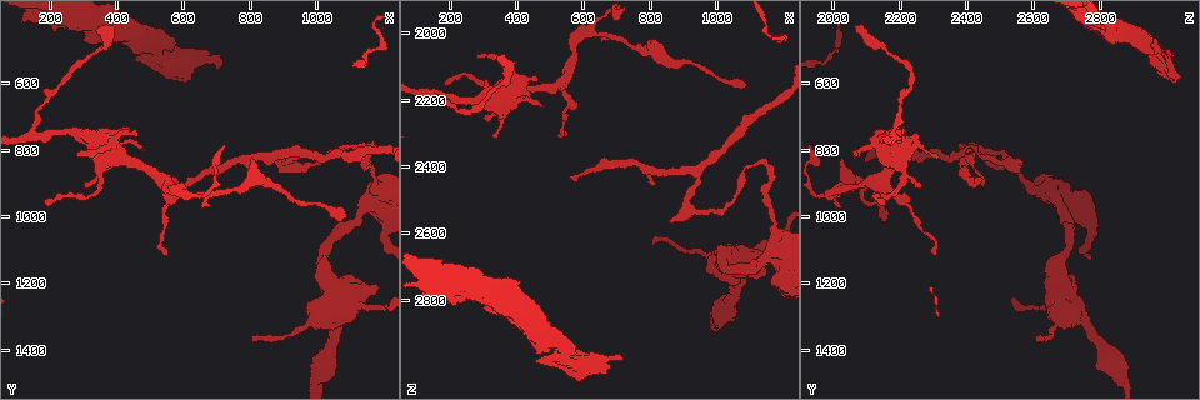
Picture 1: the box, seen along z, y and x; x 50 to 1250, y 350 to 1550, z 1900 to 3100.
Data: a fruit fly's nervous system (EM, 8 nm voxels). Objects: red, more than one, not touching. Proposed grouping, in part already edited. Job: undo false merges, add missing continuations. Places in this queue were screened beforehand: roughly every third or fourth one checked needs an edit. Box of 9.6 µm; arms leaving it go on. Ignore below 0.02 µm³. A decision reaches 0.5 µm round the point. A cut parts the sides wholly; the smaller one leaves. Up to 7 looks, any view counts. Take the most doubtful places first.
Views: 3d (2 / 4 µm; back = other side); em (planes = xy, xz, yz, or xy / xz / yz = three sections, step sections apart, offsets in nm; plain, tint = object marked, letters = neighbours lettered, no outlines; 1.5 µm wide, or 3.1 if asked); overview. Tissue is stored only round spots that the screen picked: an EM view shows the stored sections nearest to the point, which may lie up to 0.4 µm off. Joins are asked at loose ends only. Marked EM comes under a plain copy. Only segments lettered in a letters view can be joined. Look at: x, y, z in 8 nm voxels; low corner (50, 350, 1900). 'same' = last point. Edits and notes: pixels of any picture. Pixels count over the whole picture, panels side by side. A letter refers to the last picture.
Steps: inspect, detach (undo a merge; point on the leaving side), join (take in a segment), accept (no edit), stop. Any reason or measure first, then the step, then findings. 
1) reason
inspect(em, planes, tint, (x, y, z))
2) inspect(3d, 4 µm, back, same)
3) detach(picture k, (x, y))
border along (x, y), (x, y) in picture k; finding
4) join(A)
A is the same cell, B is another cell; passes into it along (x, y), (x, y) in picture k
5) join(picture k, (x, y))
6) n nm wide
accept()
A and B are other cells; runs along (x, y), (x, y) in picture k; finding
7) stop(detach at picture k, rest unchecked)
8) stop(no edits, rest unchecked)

sharp bend
inspect(em, yz, step 8, letters, (1150, 780, 2390))

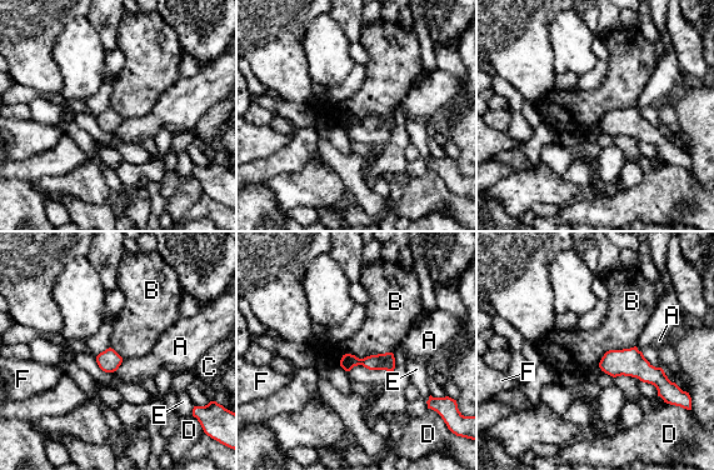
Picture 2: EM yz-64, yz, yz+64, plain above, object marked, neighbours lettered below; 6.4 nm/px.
B touches over 360 nm
detach(picture 2, (348, 361))
A, B, C, D, E and F are other cells; border along (360, 359), (362, 364) in picture 2; two cells meet here

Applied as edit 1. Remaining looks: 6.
inspect(3d, 4 µm, (620, 940, 1990))

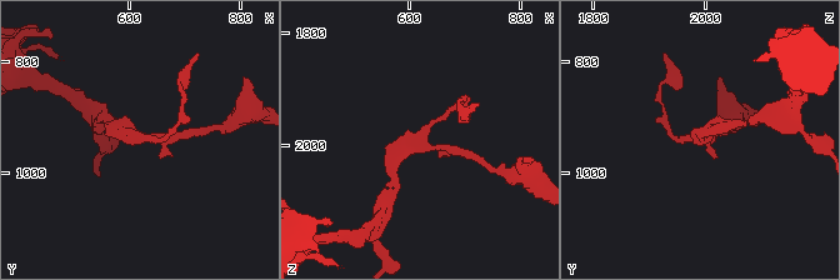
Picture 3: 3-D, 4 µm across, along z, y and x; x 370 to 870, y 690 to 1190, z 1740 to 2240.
inspect(em, xy, step 8, tint, (620, 940, 1995))

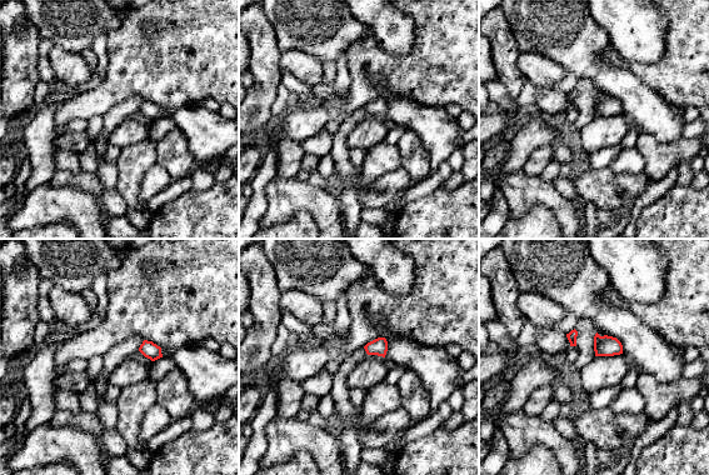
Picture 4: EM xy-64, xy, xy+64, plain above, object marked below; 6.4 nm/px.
what lies round it
inspect(em, xy, step 8, letters, same)

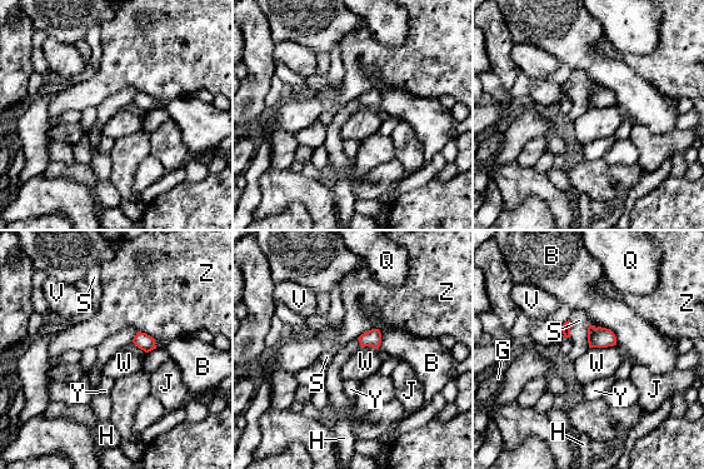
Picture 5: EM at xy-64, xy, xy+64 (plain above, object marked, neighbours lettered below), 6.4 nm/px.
accept()
B, G, H, J, Q, S, V, W, Y and Z are other cells; all the same cell

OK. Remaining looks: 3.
sudden change in width
inspect(em, planes, letters, (290, 750, 2200))

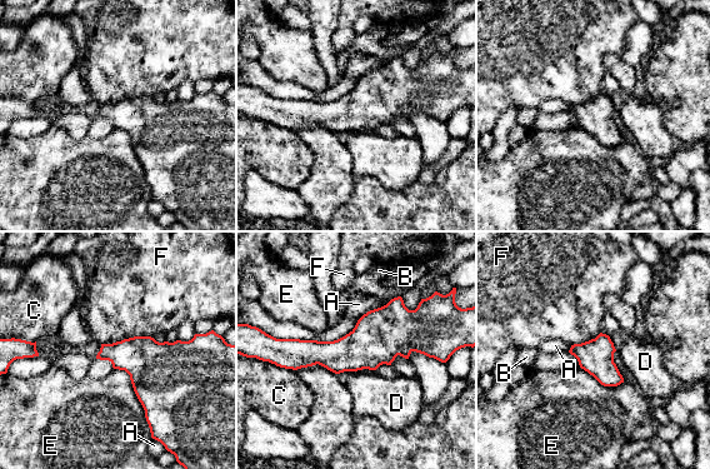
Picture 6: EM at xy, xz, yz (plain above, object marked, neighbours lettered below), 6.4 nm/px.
accept()
A, B, C, D, E and F are other cells; runs along (281, 345), (421, 344), (431, 354) in picture 6; all the same cell

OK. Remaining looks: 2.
stop(detach at picture 2, rest unchecked)

